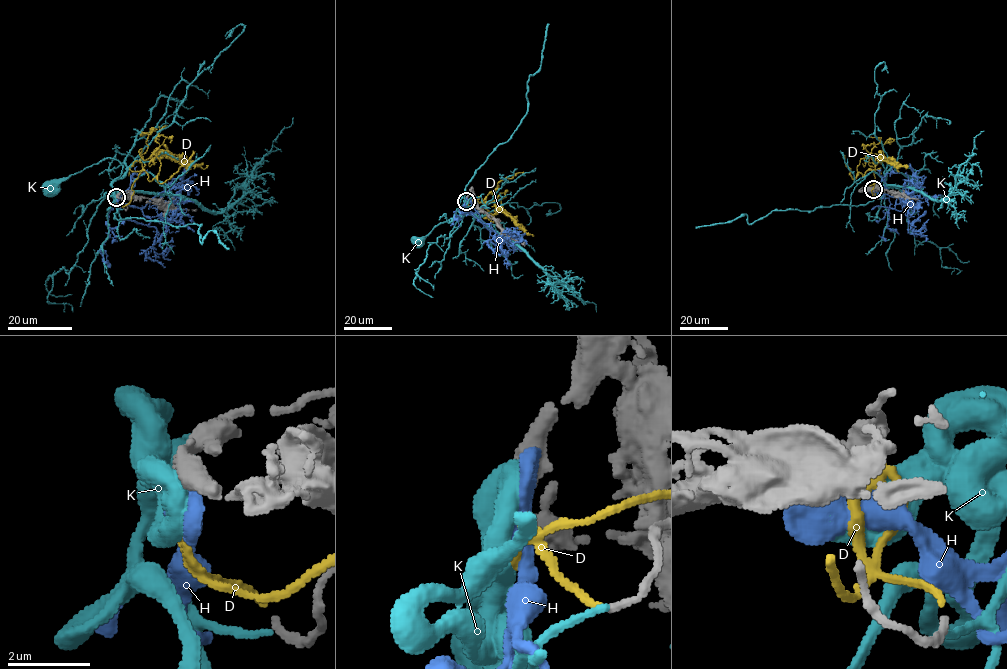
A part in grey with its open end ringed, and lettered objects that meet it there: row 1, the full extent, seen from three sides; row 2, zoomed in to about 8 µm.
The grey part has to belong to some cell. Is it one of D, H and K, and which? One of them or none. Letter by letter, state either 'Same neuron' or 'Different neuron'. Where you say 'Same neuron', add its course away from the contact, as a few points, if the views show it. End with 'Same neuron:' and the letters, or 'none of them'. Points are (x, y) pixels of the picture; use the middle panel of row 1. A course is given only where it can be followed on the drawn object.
D: Same neuron. Its course: (466, 201), (476, 199), (481, 202), (498, 185), (493, 193), (494, 202), (533, 236)
H: Different neuron
K: Different neuron
Same neuron: D

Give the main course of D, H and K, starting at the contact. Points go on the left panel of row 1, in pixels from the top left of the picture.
D: (116, 197), (124, 206), (141, 171), (149, 180), (159, 174), (156, 149), (167, 158), (208, 165)
H: (117, 198), (117, 209), (124, 203), (137, 206), (150, 219), (148, 225), (156, 228), (146, 256), (165, 266)
K: (116, 197), (112, 183), (121, 174), (122, 165), (113, 159), (102, 159), (71, 174), (50, 189)

